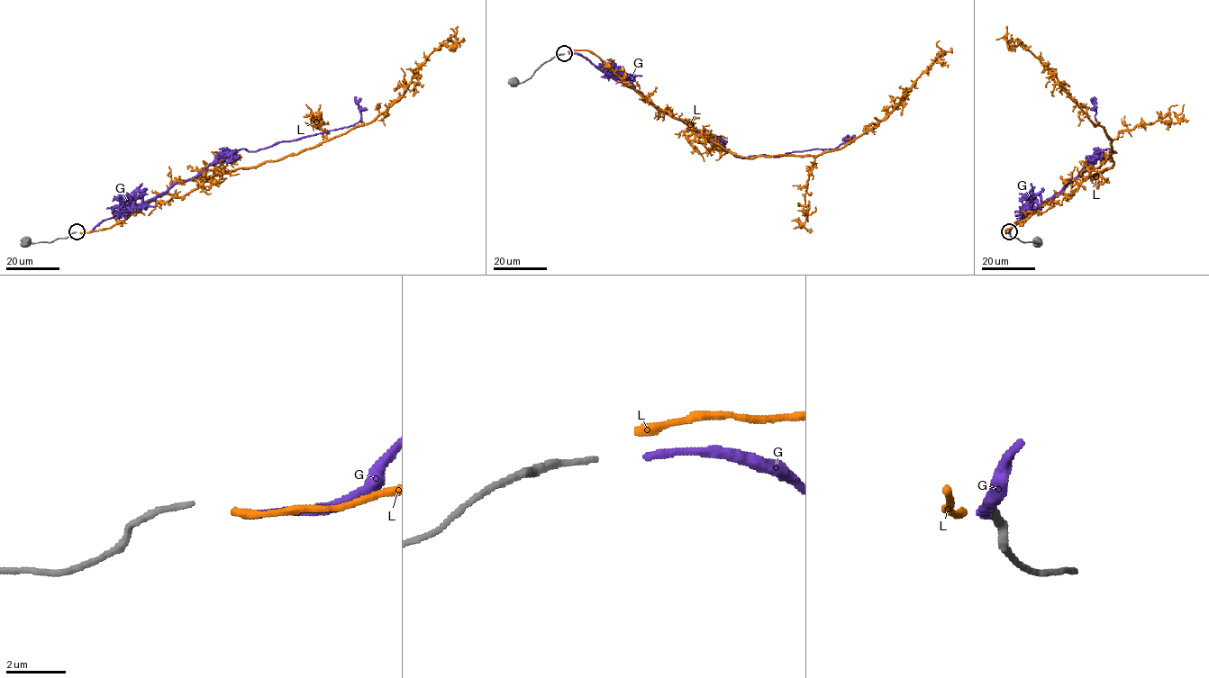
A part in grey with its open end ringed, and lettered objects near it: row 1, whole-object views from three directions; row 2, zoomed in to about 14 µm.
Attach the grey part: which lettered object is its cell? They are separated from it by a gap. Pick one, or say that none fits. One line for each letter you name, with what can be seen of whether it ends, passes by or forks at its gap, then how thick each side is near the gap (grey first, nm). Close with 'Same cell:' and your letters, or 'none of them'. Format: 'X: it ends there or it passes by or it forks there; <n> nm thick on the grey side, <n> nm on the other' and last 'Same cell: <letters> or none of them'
G: it ends there; 170 nm thick on the grey side, 240 nm on the other
Same cell: G

